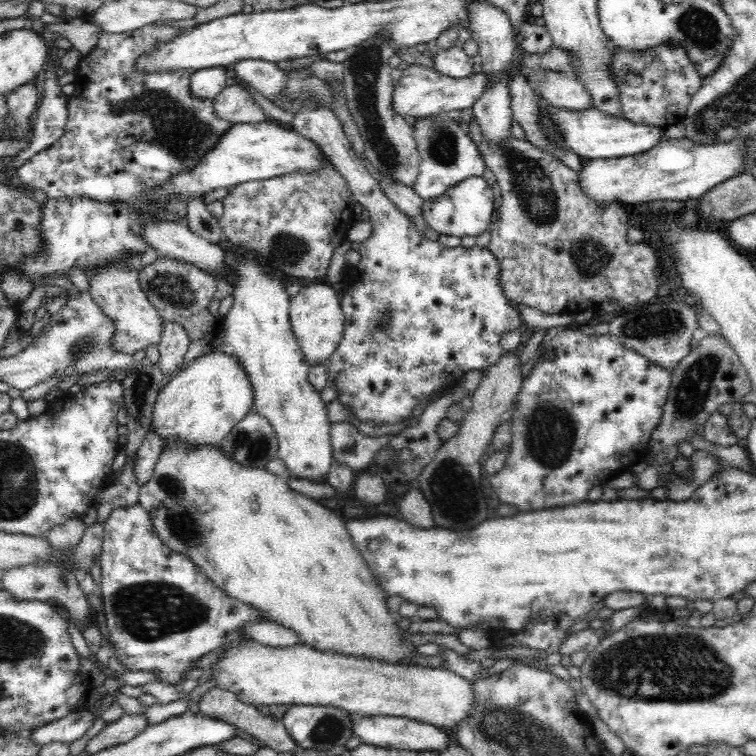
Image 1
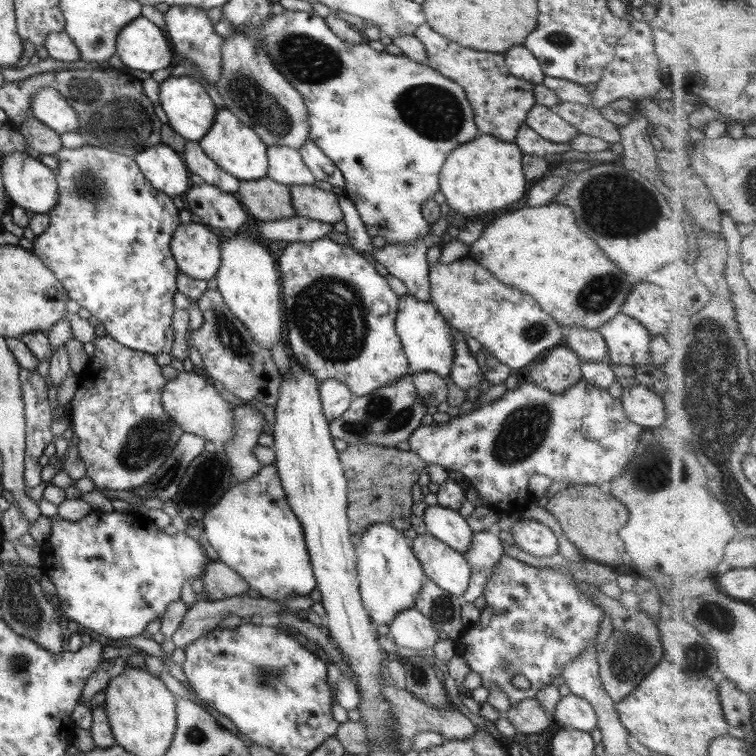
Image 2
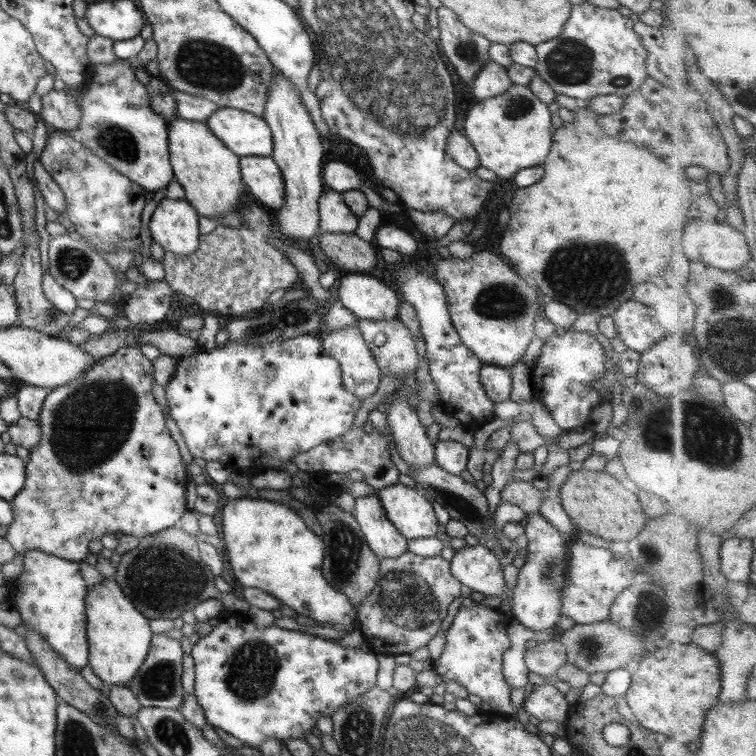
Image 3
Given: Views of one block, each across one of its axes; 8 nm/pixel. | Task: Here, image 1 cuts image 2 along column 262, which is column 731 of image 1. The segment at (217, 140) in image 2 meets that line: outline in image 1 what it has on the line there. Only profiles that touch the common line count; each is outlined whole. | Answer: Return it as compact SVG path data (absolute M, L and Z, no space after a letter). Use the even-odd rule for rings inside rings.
M738 138L730 143L715 145L694 144L690 140L661 139L656 146L646 152L632 156L622 156L615 159L585 160L582 170L578 172L578 185L590 199L590 203L603 205L604 203L620 203L620 205L633 211L641 202L651 200L696 200L704 192L708 192L717 184L740 175L744 166L744 143L746 138Z

